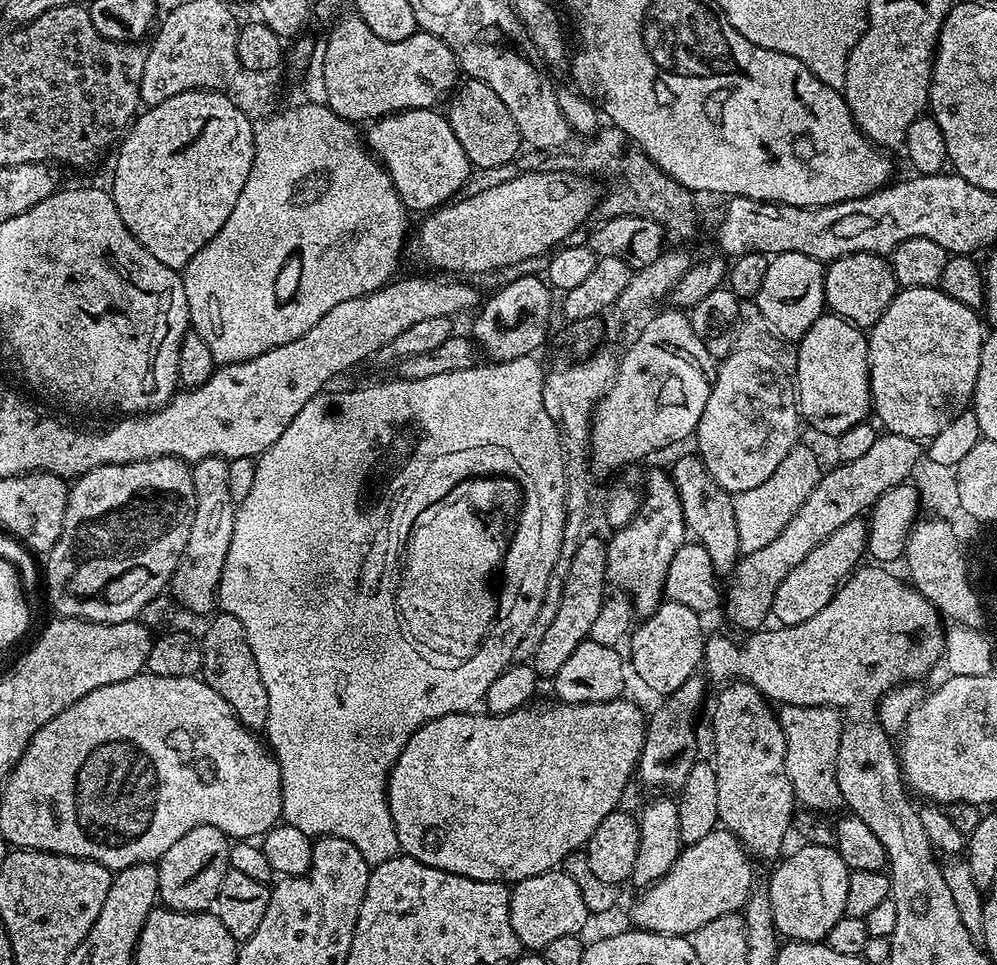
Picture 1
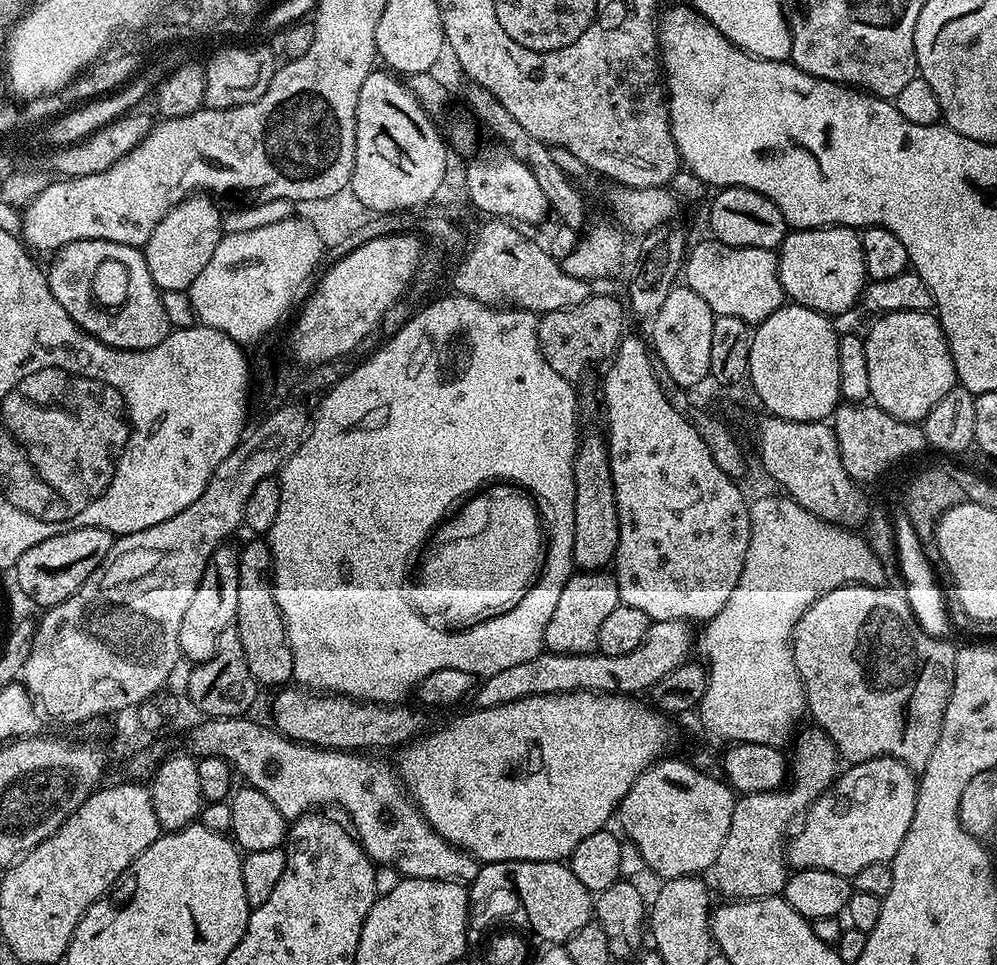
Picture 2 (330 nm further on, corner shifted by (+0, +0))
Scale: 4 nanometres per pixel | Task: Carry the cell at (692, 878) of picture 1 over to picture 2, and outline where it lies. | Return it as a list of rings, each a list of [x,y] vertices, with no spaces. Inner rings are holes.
[[[879,756],[861,764],[845,767],[836,777],[828,791],[822,793],[808,807],[802,817],[800,829],[786,844],[786,860],[793,869],[825,868],[839,876],[851,878],[865,866],[888,864],[894,854],[898,854],[898,846],[902,846],[902,838],[906,838],[906,830],[910,830],[910,818],[914,818],[916,805],[916,786],[918,780],[911,768],[907,768],[901,760],[892,756]]]

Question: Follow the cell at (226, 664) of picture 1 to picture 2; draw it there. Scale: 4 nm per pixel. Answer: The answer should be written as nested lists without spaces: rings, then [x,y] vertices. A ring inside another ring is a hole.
[[[252,538],[245,548],[239,549],[240,561],[238,562],[238,610],[234,627],[242,638],[242,650],[246,650],[246,666],[250,666],[250,674],[256,680],[257,685],[264,684],[271,690],[279,689],[287,685],[293,679],[294,658],[288,645],[288,635],[282,614],[278,610],[278,602],[274,602],[274,590],[272,589],[272,551],[267,543],[260,538]]]

